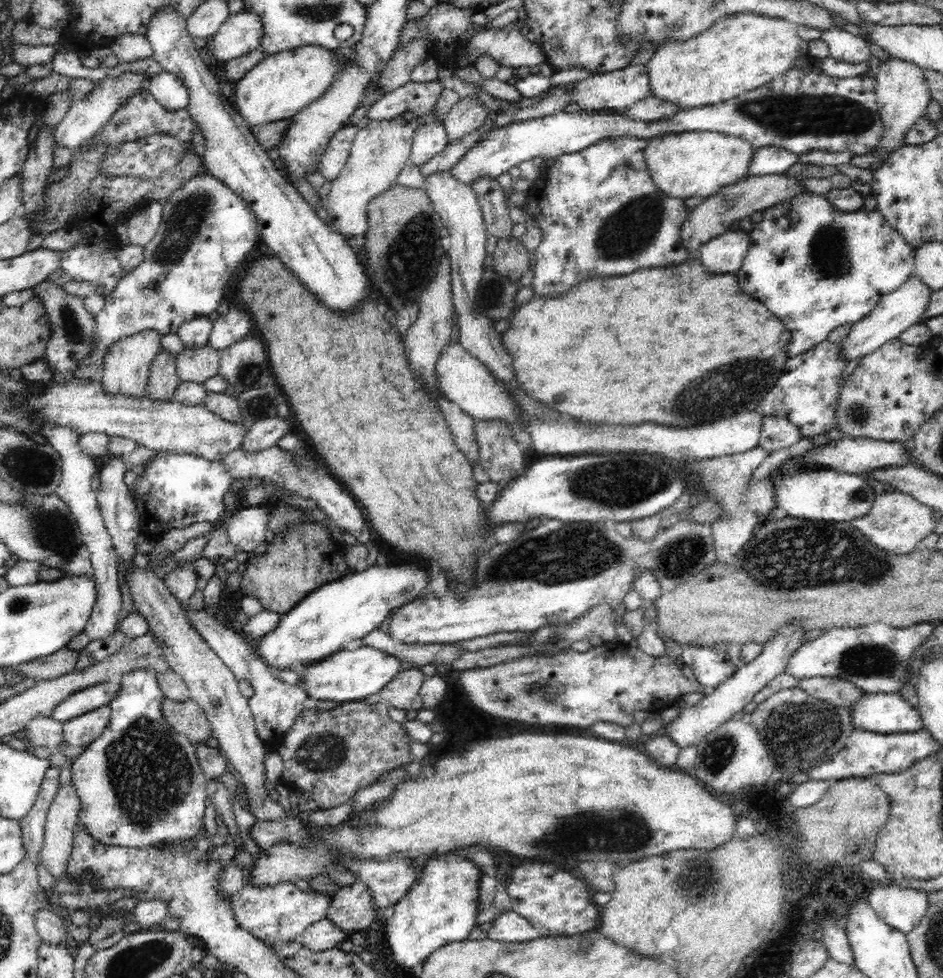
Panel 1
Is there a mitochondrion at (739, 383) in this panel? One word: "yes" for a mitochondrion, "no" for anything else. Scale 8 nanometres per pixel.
yes

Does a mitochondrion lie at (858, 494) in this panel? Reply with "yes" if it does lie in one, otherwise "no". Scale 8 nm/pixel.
yes

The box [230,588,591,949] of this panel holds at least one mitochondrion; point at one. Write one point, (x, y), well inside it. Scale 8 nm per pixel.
(321, 751)

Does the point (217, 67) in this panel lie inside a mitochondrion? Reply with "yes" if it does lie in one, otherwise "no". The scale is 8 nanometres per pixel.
no

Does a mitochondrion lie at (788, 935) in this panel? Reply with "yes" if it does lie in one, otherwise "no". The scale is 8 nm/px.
no

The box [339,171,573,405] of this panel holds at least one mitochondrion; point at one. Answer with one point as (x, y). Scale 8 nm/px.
(421, 226)

